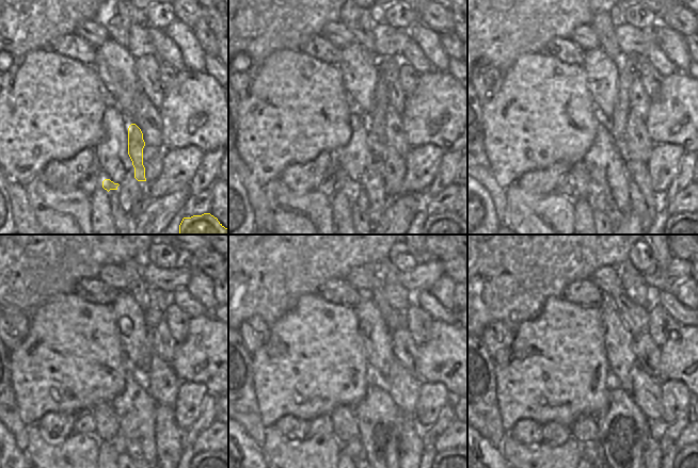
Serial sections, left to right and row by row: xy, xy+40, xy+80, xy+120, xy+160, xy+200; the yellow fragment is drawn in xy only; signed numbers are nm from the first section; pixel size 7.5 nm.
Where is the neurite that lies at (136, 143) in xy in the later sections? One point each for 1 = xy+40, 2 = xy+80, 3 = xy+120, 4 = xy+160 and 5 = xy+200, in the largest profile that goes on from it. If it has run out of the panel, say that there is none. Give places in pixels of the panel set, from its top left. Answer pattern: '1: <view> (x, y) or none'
1: xy+40 (376, 140)
2: xy+80 (630, 66)
3: xy+120 (158, 300)
4: xy+160 (398, 297)
5: xy+200 (633, 281)

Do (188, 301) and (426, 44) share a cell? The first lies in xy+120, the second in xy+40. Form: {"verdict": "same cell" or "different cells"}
{"verdict": "different cells"}

